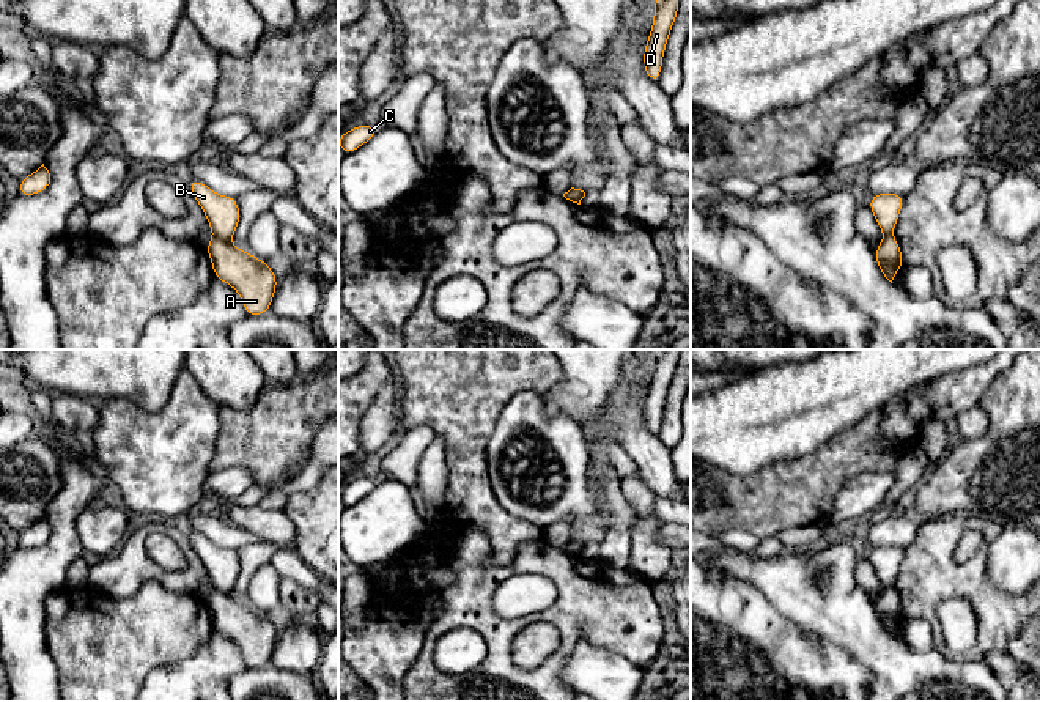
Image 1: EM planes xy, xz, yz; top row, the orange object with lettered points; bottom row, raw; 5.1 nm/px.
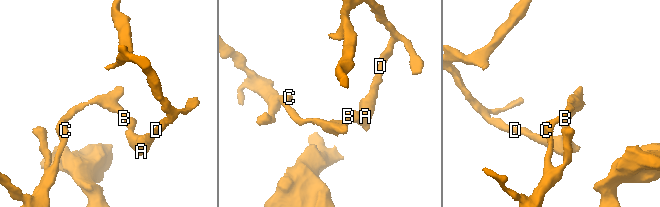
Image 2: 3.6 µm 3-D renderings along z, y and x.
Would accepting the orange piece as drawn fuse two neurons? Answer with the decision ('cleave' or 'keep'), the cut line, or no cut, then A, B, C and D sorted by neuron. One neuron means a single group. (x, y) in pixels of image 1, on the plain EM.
cleave | xy (214, 587), (227, 592) | A D / B C

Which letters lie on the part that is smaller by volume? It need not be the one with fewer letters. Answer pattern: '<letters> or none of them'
A, D

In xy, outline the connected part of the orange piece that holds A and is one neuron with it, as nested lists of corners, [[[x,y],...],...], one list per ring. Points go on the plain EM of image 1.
[[[212,589],[206,597],[214,630],[233,639],[249,669],[271,663],[278,631],[267,614],[236,601],[228,592]]]

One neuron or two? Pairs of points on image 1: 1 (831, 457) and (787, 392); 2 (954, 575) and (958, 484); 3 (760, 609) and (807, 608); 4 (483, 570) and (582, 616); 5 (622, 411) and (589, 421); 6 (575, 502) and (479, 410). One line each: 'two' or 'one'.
1: two
2: two
3: two
4: one
5: two
6: two

